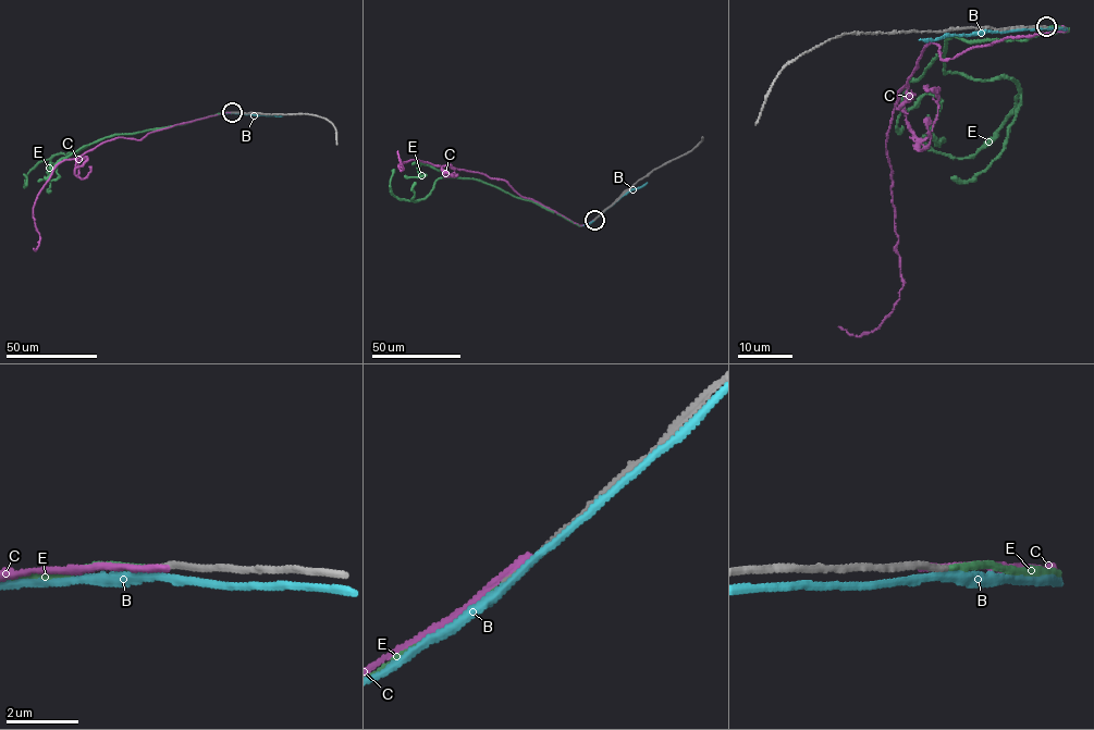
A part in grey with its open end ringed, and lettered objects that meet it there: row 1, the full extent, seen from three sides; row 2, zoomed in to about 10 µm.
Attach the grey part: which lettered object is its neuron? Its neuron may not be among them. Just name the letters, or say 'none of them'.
E

